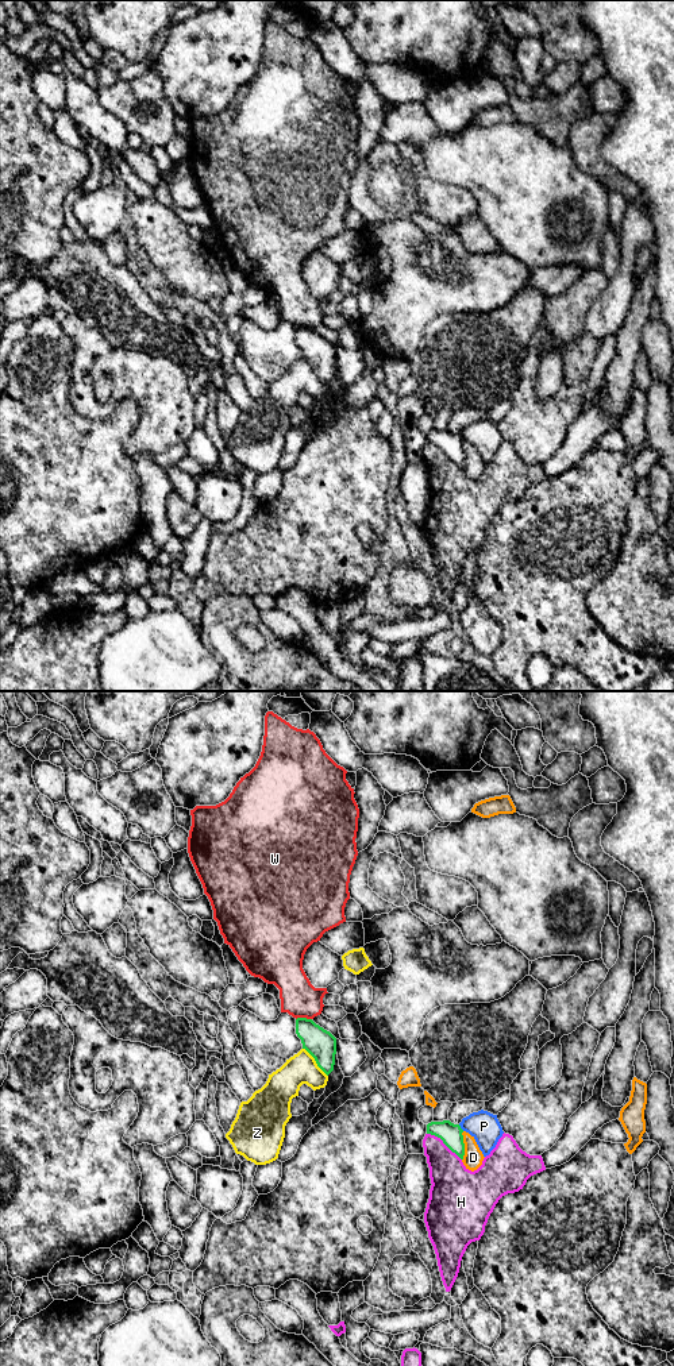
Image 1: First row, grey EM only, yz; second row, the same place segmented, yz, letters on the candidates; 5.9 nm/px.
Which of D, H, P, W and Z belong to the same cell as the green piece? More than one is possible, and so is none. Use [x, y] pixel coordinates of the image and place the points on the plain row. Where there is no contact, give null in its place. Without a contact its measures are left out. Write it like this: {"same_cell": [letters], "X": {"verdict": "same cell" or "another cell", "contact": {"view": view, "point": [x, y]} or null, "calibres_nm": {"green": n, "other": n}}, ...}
{"same_cell": [], "D": {"verdict": "another cell", "contact": {"view": "yz", "point": [463, 455]}, "calibres_nm": {"green": 130, "other": 120}}, "H": {"verdict": "another cell", "contact": {"view": "yz", "point": [445, 452]}, "calibres_nm": {"green": 130, "other": 240}}, "P": {"verdict": "another cell", "contact": {"view": "yz", "point": [459, 436]}, "calibres_nm": {"green": 130, "other": 180}}, "W": {"verdict": "another cell", "contact": {"view": "yz", "point": [303, 327]}, "calibres_nm": {"green": 180, "other": 220}}, "Z": {"verdict": "another cell", "contact": {"view": "yz", "point": [316, 371]}, "calibres_nm": {"green": 180, "other": 190}}}

